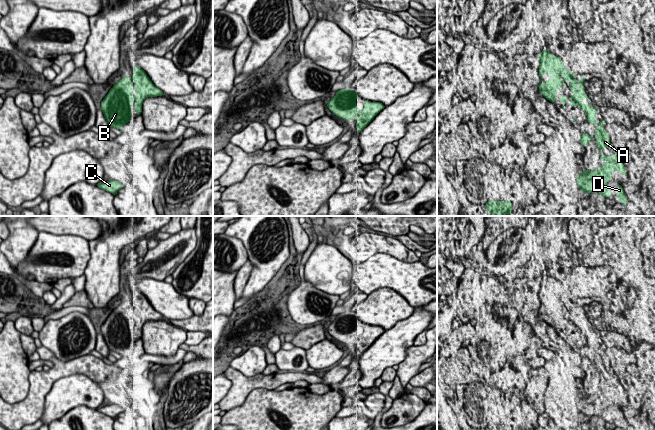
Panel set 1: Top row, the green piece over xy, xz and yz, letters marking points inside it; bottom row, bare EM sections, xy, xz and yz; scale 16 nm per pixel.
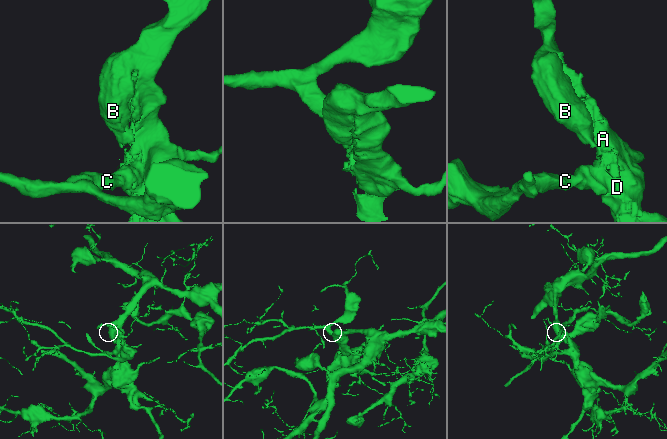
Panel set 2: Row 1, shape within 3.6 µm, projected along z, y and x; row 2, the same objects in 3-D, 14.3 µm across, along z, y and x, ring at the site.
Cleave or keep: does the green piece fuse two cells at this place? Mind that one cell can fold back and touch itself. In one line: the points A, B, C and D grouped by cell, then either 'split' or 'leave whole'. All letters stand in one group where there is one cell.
groups A B C D; leave whole

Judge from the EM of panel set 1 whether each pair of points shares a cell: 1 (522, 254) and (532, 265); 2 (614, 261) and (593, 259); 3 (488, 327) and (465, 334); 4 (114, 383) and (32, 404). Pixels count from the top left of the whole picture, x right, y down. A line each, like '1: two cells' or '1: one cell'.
1: two cells
2: one cell
3: two cells
4: two cells

